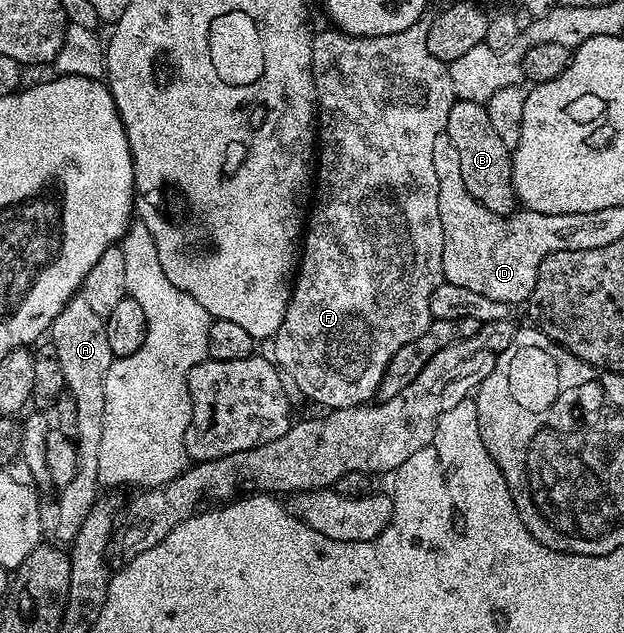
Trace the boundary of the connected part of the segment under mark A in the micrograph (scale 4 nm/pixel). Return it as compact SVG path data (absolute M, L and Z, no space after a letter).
M80 296L71 298L69 304L57 314L56 320L50 325L48 338L56 348L60 368L64 368L66 390L75 400L77 413L78 463L72 480L57 491L58 519L54 522L54 534L59 538L57 541L69 544L74 541L80 524L84 524L88 512L100 497L98 461L104 424L104 376L108 376L108 368L114 363L115 356L112 348L108 348L105 321Z

